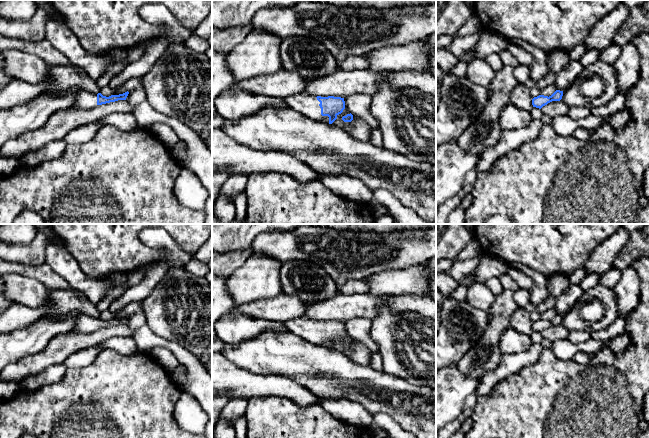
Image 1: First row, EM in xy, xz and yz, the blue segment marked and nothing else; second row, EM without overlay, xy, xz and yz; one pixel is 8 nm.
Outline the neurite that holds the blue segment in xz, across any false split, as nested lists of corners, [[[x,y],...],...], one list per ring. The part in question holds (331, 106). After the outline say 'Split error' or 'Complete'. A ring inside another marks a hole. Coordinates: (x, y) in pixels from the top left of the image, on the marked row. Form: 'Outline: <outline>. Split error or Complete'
Outline: [[[305,93],[295,94],[284,98],[288,108],[319,122],[332,124],[345,109],[344,98],[310,96]]]. Split error

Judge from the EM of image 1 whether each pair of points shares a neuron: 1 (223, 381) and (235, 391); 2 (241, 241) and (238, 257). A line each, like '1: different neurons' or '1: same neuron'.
1: same neuron
2: different neurons

